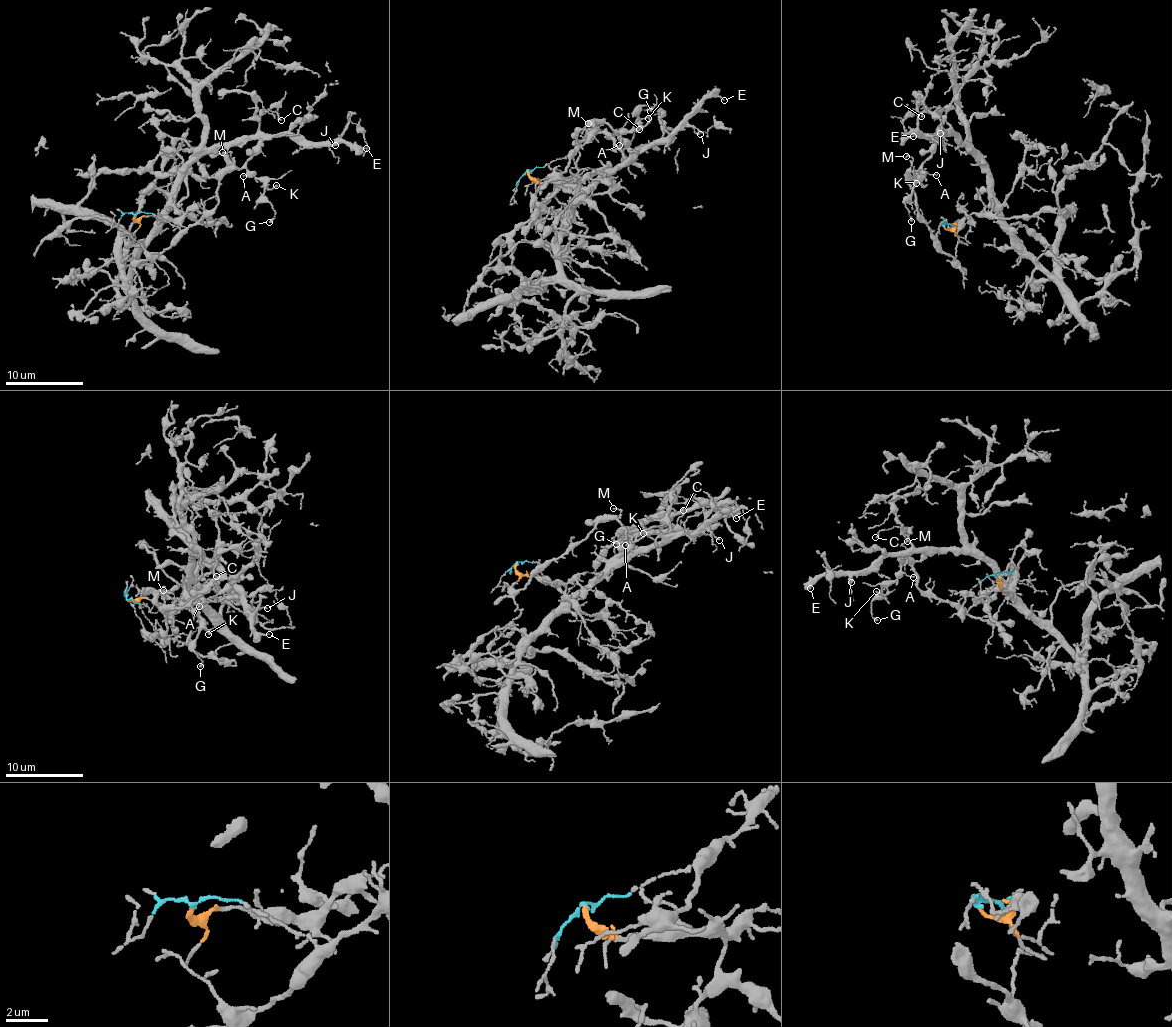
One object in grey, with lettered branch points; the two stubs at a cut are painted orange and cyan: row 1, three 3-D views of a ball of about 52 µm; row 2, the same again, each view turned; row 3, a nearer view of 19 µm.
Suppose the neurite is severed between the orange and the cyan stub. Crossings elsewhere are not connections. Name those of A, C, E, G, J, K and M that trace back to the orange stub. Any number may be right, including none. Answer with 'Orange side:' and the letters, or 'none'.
Orange side: C, E, J

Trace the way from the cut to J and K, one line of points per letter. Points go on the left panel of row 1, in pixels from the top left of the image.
J: (134, 214), (182, 219), (171, 202), (175, 179), (205, 154), (245, 139), (301, 135), (335, 145)
K: (135, 214), (153, 212), (187, 229), (217, 204), (219, 180), (235, 168), (252, 172), (272, 189), (275, 184)

